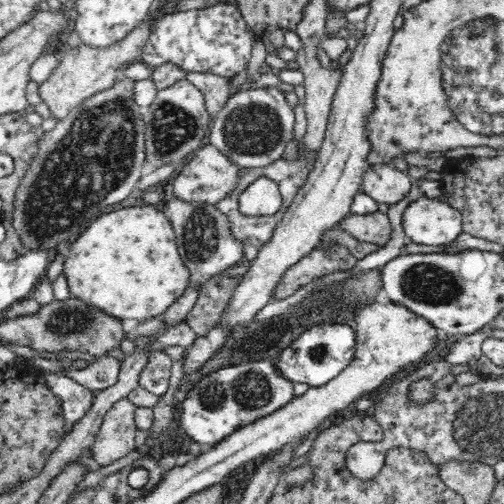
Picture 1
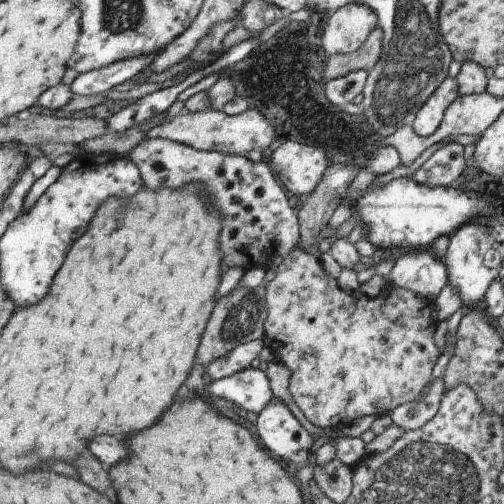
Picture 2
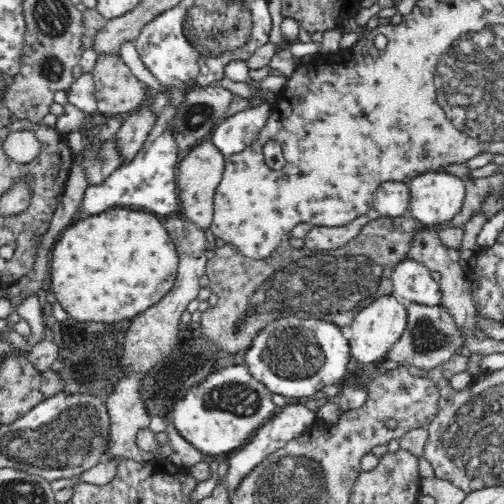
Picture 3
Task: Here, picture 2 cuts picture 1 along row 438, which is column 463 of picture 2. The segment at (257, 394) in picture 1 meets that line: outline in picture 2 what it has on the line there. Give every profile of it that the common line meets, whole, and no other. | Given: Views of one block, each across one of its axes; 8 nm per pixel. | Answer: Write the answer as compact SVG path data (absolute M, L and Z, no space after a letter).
M413 176L399 178L389 182L387 186L375 186L375 182L357 198L351 214L359 212L361 222L369 226L367 240L379 252L395 252L405 254L409 250L431 250L431 244L439 236L453 236L455 230L465 226L465 222L473 218L489 218L493 210L487 206L487 198L481 194L467 192L465 188L453 186L421 186Z

